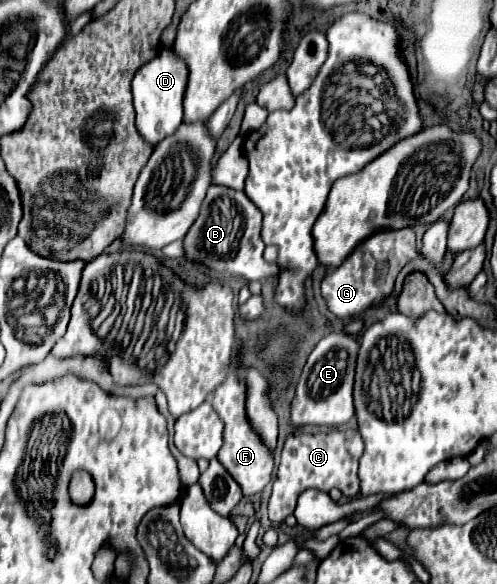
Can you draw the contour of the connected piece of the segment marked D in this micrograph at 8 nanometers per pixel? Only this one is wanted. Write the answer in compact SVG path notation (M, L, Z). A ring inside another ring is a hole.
M162 49L152 61L142 65L132 81L132 93L134 93L134 109L136 109L136 129L140 135L152 143L158 145L168 133L174 133L176 125L182 123L184 115L184 93L188 83L188 67L186 63L174 53L174 49Z

